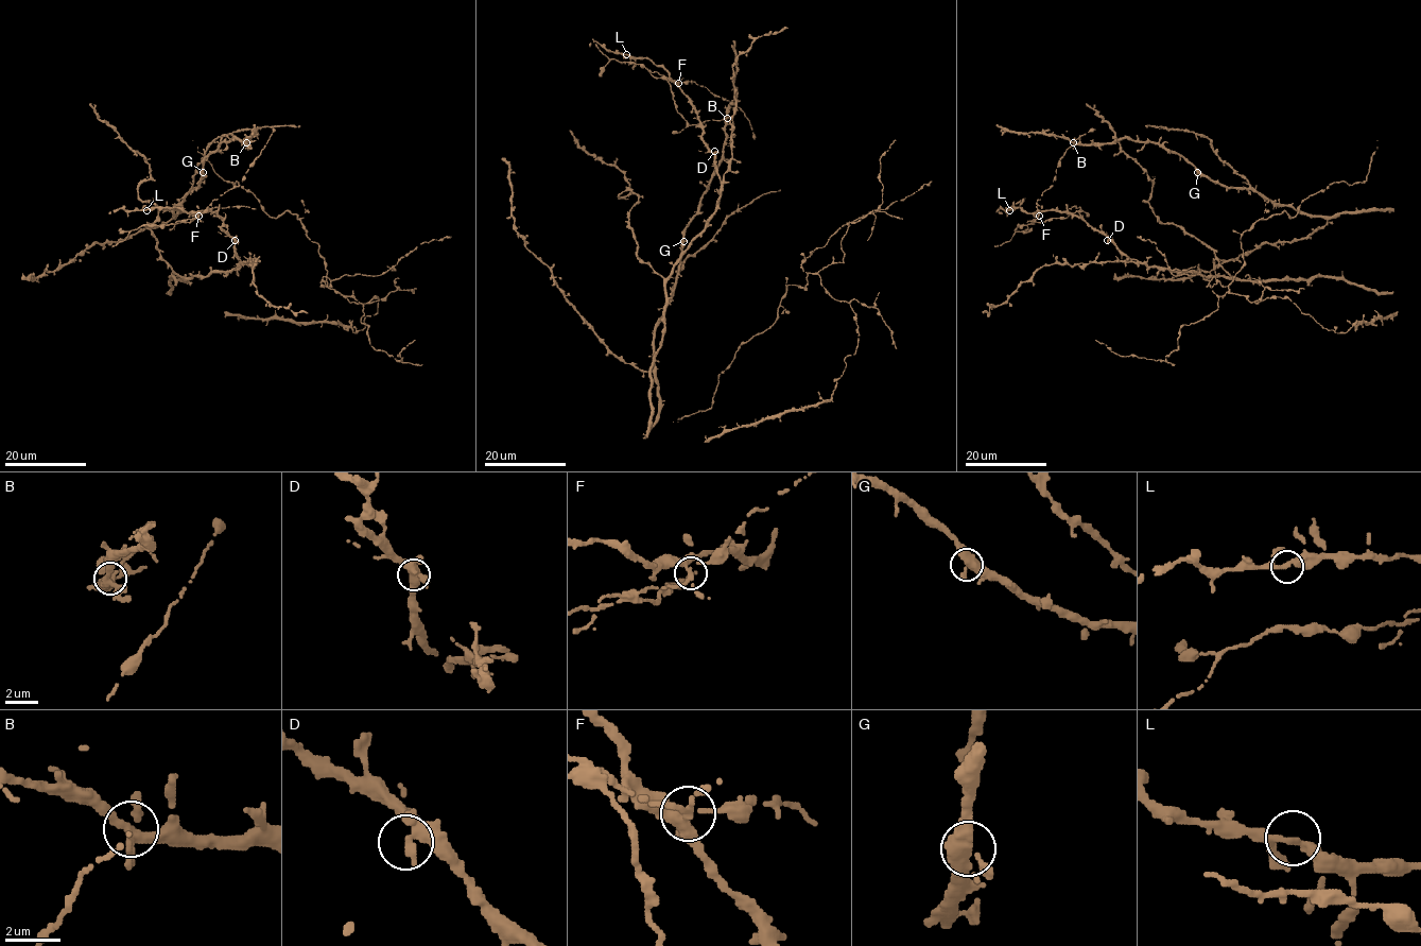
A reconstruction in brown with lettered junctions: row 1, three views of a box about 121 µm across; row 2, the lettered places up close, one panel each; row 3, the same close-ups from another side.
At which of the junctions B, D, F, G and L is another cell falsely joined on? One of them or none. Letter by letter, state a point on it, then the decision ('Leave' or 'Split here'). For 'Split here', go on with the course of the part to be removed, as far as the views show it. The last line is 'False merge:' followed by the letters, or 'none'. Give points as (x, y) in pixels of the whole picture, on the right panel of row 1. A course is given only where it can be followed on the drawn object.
B: Place: (1073, 142). Leave
D: Place: (1107, 240). Leave
F: Place: (1039, 216). Split here. Course of the part to remove: (1039, 214), (1037, 201), (1052, 186), (1058, 162), (1074, 141), (1094, 128)
G: Place: (1197, 172). Leave
L: Place: (1009, 210). Leave
False merge: F

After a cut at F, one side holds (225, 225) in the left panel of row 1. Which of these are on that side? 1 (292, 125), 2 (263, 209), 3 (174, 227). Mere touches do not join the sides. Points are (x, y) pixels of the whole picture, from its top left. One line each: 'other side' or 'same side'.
1: same side
2: same side
3: other side

